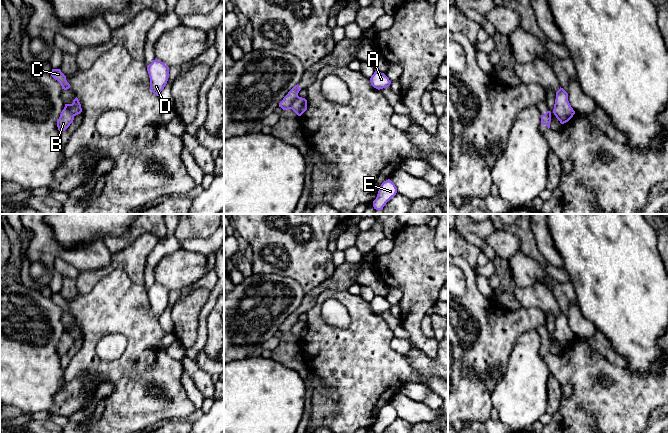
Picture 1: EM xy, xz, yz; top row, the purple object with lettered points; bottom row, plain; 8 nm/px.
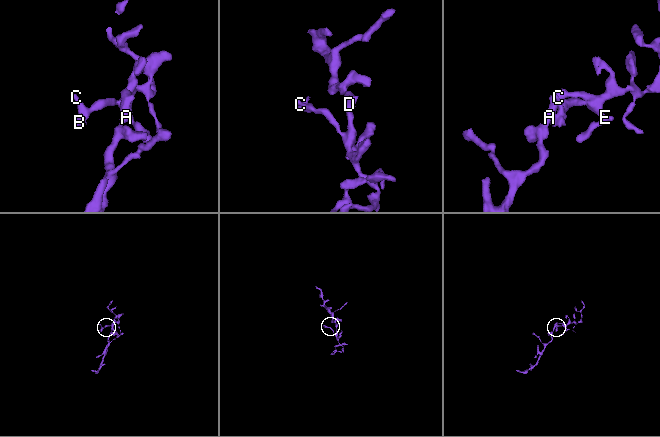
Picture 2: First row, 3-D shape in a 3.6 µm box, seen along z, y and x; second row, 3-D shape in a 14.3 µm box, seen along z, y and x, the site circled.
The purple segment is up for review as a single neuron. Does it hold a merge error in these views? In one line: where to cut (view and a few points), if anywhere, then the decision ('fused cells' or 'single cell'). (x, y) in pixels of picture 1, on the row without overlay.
xz (298, 320), (290, 332) | fused cells

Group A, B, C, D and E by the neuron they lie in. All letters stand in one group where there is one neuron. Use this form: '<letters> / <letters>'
A C D E / B

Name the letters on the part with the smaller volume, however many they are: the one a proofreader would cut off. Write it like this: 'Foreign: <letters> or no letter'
Foreign: B

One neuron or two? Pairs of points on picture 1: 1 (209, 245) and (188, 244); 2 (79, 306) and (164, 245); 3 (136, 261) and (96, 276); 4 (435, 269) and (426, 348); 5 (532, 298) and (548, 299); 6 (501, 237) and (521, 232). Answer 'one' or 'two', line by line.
1: one
2: two
3: one
4: one
5: one
6: two

